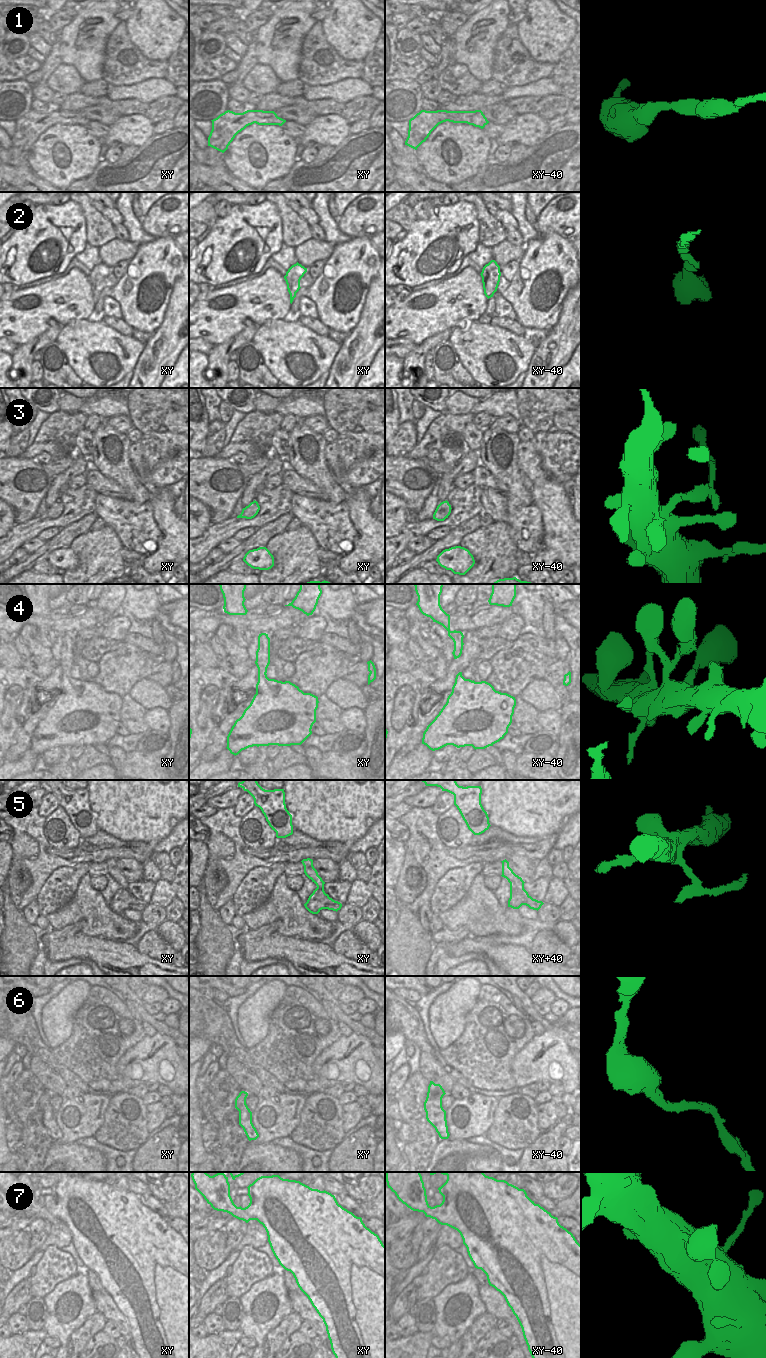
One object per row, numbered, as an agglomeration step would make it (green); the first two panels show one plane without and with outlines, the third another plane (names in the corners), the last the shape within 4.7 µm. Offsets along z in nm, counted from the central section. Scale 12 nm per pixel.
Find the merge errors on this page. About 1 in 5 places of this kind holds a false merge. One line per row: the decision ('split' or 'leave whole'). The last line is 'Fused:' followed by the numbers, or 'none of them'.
1: leave whole
2: leave whole
3: split
4: leave whole
5: split
6: leave whole
7: leave whole
Fused: 3, 5

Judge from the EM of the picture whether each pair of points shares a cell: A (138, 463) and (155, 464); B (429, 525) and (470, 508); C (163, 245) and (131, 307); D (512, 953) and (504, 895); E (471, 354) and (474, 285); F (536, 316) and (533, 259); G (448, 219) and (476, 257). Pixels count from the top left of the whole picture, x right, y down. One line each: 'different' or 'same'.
A: different
B: same
C: same
D: different
E: different
F: same
G: different

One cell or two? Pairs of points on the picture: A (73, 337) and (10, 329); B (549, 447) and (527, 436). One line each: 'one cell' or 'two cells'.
A: two cells
B: two cells

